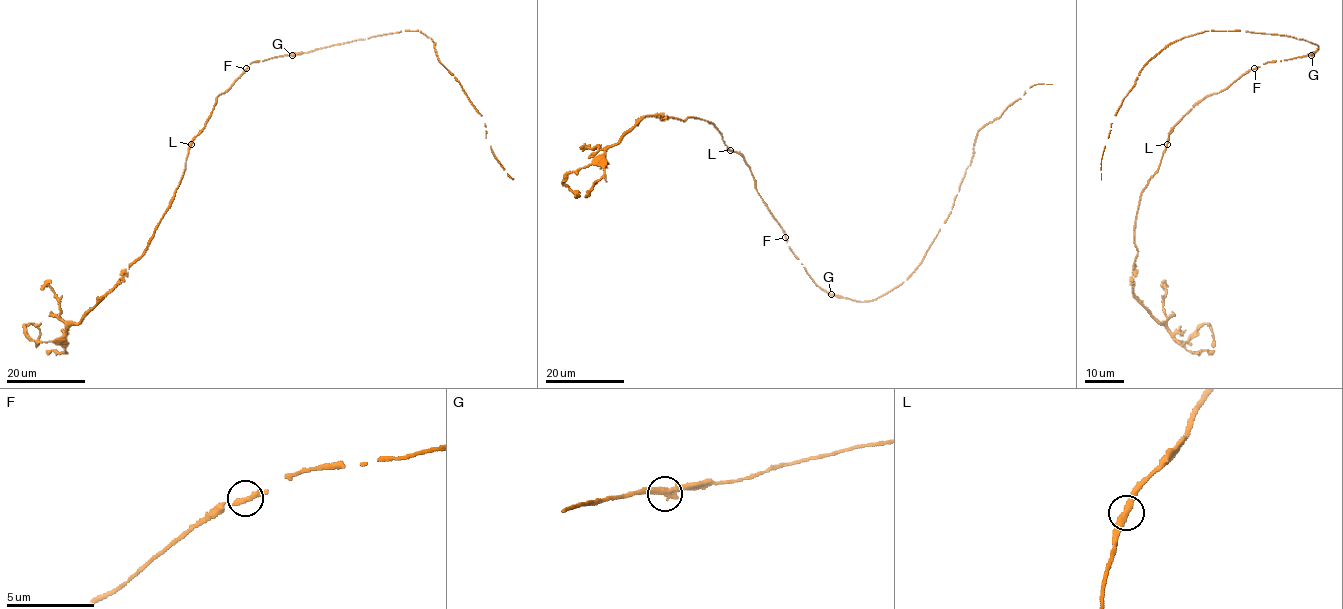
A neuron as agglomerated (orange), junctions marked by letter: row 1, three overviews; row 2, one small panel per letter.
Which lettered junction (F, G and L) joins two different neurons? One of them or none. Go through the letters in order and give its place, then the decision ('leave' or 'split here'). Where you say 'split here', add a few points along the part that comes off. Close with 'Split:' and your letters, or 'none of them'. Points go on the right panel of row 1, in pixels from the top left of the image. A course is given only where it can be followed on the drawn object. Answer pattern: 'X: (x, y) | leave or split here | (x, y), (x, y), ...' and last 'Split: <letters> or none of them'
F: (1254, 68) | leave
G: (1311, 55) | leave
L: (1167, 144) | leave
Split: none of them

